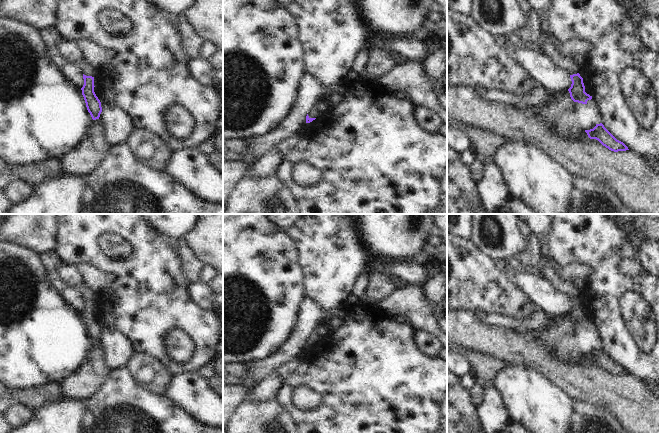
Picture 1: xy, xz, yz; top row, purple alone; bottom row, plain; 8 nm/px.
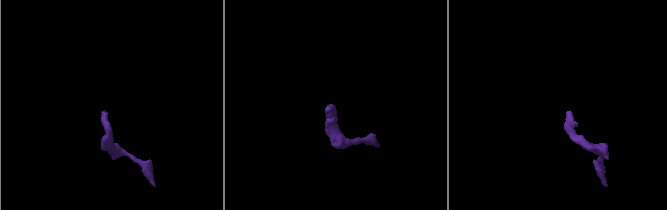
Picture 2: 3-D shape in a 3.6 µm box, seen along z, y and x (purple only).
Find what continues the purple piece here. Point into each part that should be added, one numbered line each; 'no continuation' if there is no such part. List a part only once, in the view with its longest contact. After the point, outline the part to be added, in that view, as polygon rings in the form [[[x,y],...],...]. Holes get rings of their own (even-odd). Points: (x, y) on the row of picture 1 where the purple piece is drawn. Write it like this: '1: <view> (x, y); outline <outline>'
1: xy (87, 69); outline [[[84,58],[79,60],[79,61],[77,61],[75,64],[78,66],[80,71],[84,75],[92,76],[92,77],[96,76],[97,70],[91,64],[89,64]]]

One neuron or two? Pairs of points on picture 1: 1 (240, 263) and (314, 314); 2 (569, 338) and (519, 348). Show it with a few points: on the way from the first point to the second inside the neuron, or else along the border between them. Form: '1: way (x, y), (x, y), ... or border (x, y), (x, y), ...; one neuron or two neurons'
1: border (305, 295), (298, 308), (298, 318), (293, 327); two neurons
2: border (533, 331), (537, 339), (547, 346), (559, 359); two neurons

